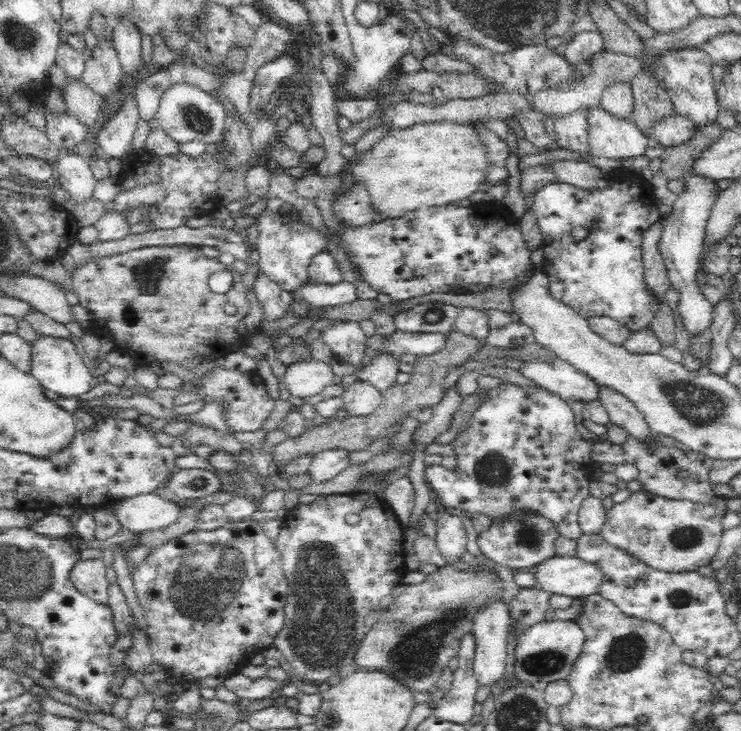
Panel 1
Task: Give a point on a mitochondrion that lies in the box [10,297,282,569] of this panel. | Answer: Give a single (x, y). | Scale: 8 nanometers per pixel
(131, 312)

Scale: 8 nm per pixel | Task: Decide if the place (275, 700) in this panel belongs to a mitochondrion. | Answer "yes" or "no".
no

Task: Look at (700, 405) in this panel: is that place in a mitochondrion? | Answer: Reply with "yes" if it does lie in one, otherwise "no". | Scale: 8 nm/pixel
yes

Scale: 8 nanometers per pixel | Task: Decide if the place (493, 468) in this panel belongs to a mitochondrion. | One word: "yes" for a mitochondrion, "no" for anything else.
yes

